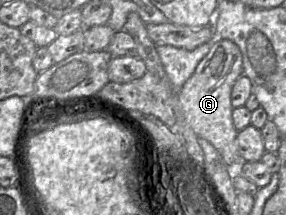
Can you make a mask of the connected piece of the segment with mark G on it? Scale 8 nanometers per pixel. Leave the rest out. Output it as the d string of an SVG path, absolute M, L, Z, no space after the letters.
M216 37L209 42L213 43L211 49L185 82L177 98L187 123L196 135L213 145L225 165L236 168L240 156L237 150L238 131L232 120L231 91L236 80L243 74L242 53L231 40Z

